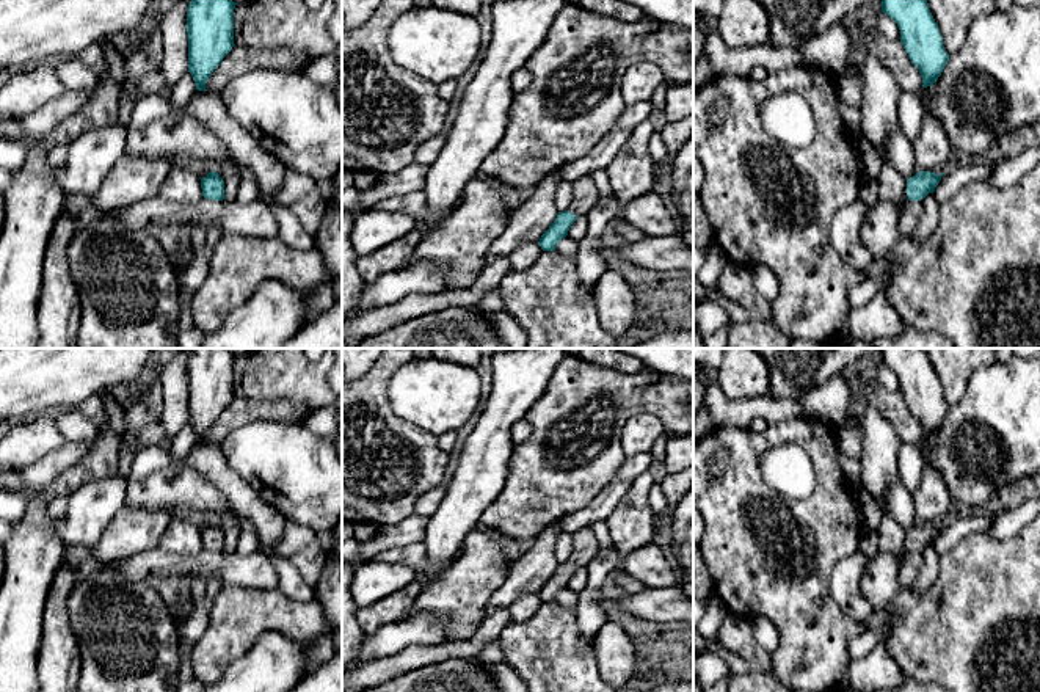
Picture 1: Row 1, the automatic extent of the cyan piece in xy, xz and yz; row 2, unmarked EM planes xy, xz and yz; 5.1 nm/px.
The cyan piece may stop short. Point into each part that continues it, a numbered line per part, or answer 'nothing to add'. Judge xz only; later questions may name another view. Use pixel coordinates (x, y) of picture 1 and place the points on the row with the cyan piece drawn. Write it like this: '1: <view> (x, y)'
1: xz (585, 195)

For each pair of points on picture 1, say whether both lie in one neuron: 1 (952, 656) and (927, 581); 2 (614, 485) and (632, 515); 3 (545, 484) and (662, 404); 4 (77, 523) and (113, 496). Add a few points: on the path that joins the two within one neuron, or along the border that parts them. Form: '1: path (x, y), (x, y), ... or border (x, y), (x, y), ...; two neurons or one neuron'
1: border (940, 556), (938, 578), (918, 595); two neurons
2: border (647, 469), (637, 476), (604, 518); two neurons
3: path (540, 440), (554, 418), (601, 386), (618, 394); one neuron
4: path (87, 513), (104, 498); one neuron

